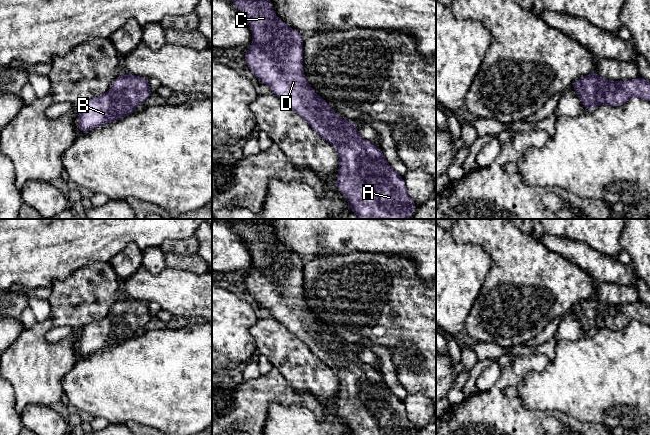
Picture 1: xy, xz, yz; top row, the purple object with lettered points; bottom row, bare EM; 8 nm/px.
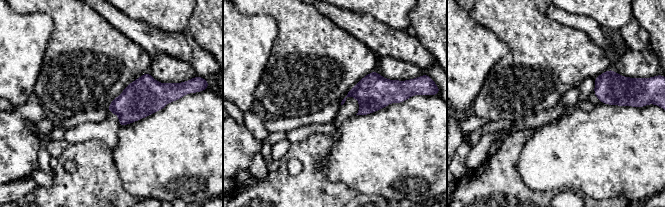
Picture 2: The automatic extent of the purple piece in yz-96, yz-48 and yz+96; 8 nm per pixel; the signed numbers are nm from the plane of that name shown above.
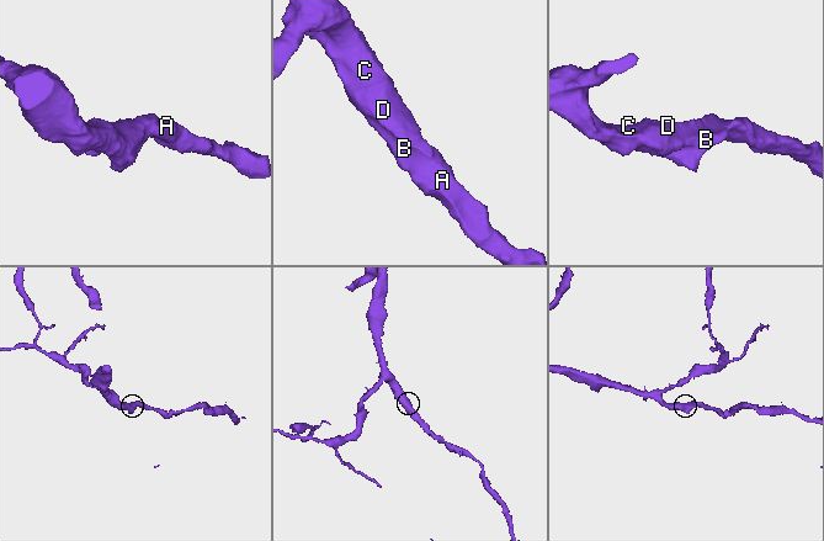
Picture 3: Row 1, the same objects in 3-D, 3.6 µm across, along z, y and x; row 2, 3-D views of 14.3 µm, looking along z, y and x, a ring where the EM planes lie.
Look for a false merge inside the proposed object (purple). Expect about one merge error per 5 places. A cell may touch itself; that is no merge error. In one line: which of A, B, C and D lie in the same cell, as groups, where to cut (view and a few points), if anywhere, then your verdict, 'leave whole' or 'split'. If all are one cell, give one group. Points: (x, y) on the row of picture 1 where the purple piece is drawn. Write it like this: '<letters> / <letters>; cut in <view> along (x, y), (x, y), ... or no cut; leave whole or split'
A B C D; no cut; leave whole

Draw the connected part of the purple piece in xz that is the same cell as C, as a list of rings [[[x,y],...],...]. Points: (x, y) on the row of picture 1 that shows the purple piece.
[[[270,0],[232,1],[249,23],[253,36],[249,49],[244,51],[246,65],[256,78],[271,89],[275,96],[283,100],[319,136],[337,149],[340,163],[338,178],[333,186],[343,192],[349,209],[356,213],[359,219],[409,219],[416,208],[416,202],[409,196],[403,177],[391,168],[378,145],[361,137],[356,124],[335,113],[327,101],[319,96],[307,81],[303,66],[303,34],[292,29],[275,15]]]

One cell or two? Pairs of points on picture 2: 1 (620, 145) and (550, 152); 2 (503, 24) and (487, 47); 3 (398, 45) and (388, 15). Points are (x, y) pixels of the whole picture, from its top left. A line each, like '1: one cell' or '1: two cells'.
1: one cell
2: two cells
3: two cells

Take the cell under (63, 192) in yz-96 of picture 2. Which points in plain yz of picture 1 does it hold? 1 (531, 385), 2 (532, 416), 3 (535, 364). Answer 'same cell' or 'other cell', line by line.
1: other cell
2: same cell
3: same cell

